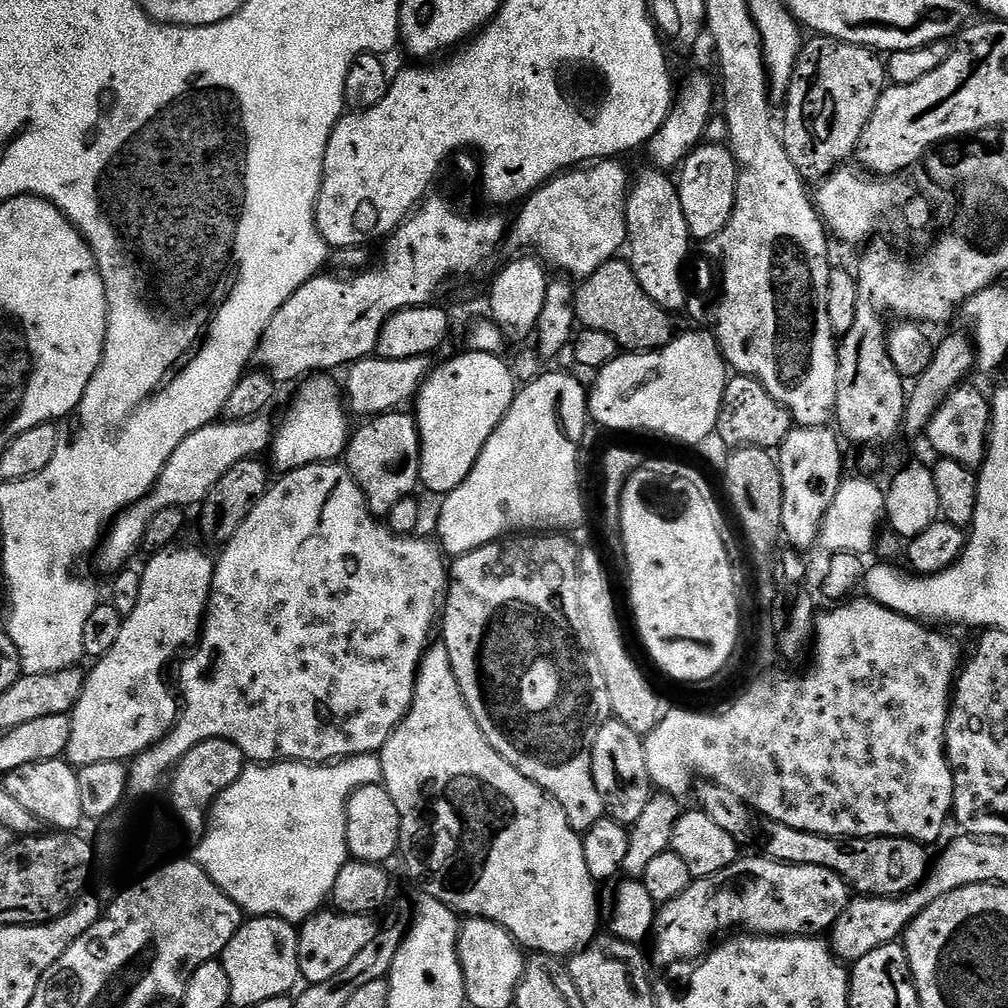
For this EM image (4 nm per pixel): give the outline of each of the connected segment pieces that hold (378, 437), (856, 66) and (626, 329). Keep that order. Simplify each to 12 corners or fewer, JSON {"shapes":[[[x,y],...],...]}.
{"shapes":[[[384,412],[342,460],[373,516],[420,484],[420,427]],[[809,39],[782,139],[805,182],[855,157],[885,90],[871,48]],[[627,259],[583,277],[581,329],[629,353],[672,342],[673,317]]]}

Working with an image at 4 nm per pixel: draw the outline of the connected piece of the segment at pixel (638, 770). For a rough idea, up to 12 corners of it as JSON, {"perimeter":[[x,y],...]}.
{"perimeter":[[613,718],[594,738],[605,813],[636,824],[654,795],[644,736]]}

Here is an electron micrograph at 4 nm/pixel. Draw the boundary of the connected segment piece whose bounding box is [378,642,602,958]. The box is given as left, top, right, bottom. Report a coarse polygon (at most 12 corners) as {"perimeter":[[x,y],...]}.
{"perimeter":[[443,642],[378,753],[419,891],[571,958],[566,810],[482,734]]}

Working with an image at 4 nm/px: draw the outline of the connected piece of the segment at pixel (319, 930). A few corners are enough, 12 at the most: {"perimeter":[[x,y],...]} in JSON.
{"perimeter":[[321,910],[299,925],[303,983],[330,982],[374,942],[371,915]]}

